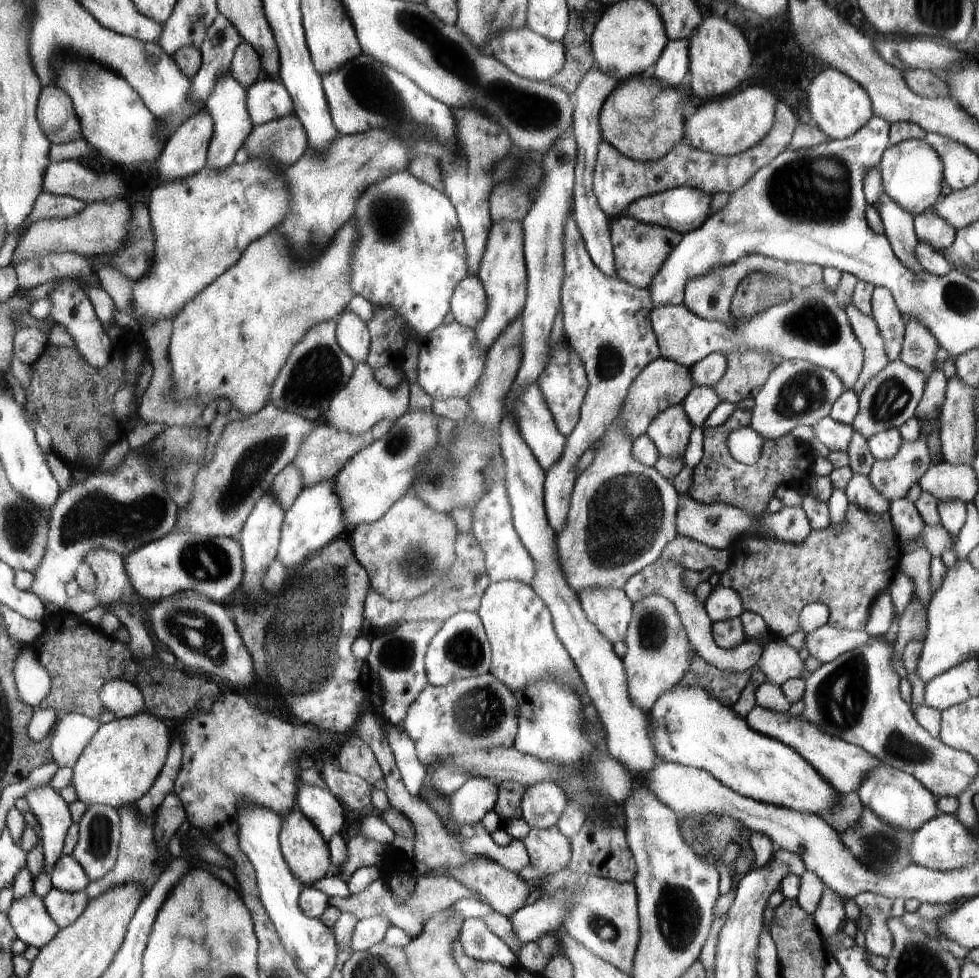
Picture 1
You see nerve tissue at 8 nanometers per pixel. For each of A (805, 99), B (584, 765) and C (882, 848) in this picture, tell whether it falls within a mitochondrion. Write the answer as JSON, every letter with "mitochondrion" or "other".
{"A":"other","B":"other","C":"mitochondrion"}

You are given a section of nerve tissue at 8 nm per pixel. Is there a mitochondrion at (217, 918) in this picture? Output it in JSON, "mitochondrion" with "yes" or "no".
{"mitochondrion":"no"}

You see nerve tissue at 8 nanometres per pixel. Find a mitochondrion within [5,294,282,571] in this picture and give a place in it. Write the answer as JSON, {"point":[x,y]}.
{"point":[98,512]}

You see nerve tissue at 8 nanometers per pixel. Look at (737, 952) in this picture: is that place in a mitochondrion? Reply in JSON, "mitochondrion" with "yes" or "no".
{"mitochondrion":"yes"}

